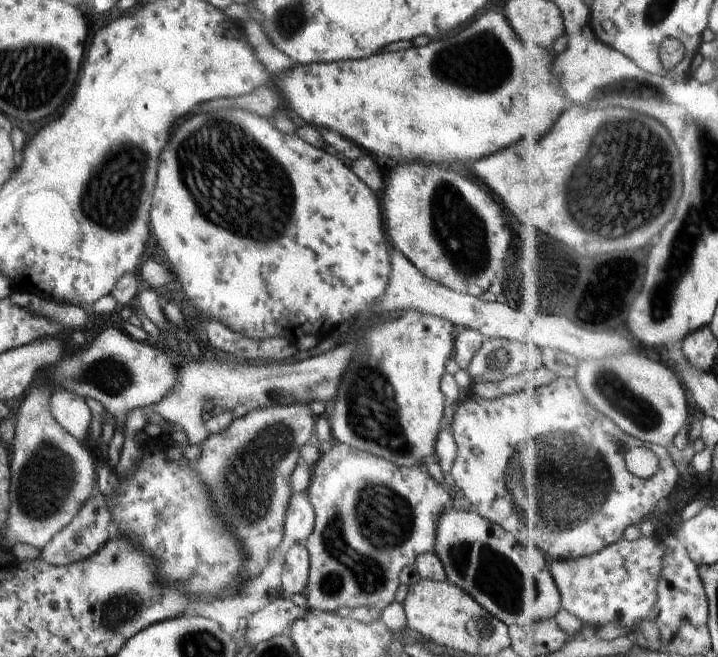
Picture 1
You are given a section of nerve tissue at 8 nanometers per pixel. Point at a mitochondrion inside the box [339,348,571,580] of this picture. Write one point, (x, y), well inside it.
(372, 411)

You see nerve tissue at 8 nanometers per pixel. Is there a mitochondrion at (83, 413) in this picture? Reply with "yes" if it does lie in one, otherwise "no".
no

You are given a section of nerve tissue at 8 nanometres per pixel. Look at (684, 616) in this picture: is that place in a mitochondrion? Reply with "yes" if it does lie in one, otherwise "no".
yes

